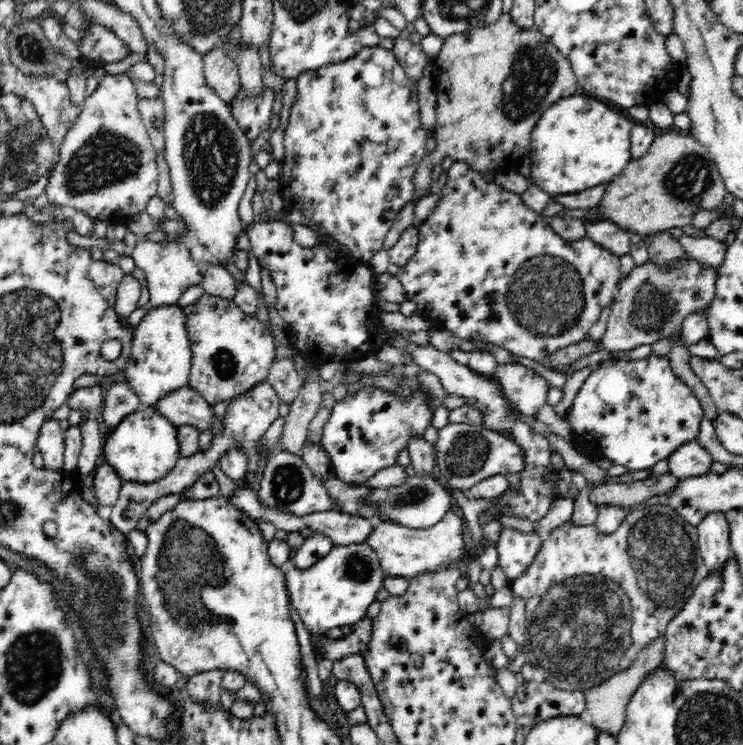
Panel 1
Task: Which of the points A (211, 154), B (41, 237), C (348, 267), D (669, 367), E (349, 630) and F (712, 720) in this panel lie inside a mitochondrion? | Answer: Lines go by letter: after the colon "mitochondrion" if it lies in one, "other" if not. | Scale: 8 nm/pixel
A: mitochondrion
B: other
C: other
D: other
E: other
F: mitochondrion

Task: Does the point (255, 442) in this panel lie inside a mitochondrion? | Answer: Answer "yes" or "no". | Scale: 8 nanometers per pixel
no

